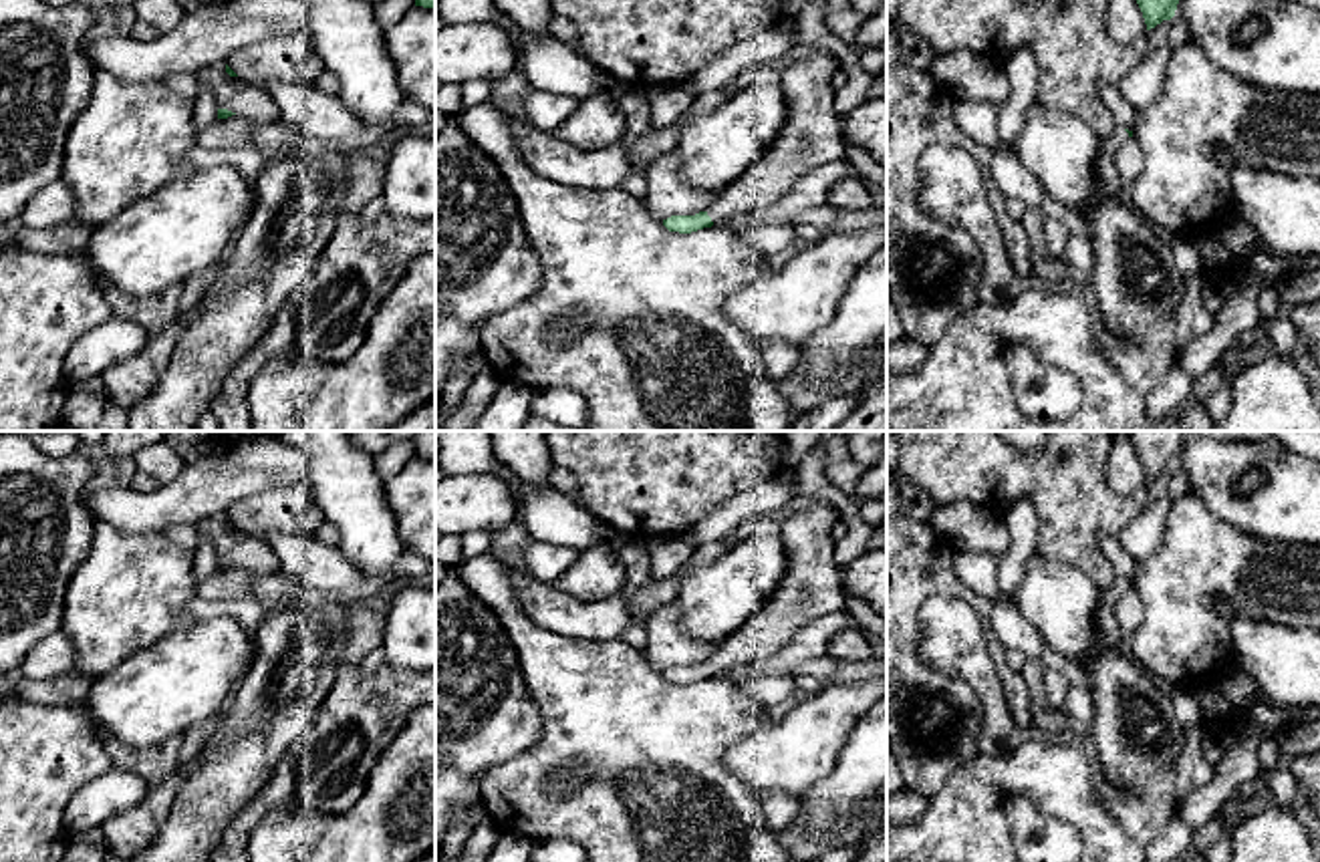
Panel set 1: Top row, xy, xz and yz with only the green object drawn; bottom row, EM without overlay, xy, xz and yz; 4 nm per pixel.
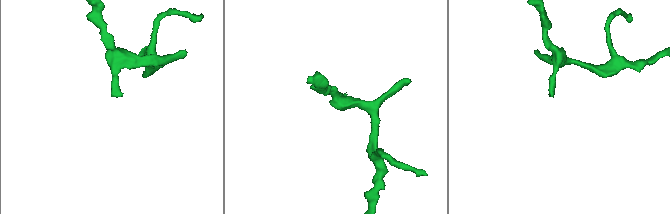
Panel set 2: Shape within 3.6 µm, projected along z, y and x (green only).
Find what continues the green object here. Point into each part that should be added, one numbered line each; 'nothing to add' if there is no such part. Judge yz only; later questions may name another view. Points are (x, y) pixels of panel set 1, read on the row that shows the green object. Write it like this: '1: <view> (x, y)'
1: yz (1135, 278)

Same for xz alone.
1: xz (813, 135)

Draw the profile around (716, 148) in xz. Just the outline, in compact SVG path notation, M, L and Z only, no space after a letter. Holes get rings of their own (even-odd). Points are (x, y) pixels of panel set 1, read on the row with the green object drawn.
M764 75L719 109L689 119L679 133L681 179L719 191L744 175L788 121L788 103L776 75Z

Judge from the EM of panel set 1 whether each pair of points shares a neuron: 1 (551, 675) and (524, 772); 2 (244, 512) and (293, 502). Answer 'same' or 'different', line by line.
1: same
2: same

